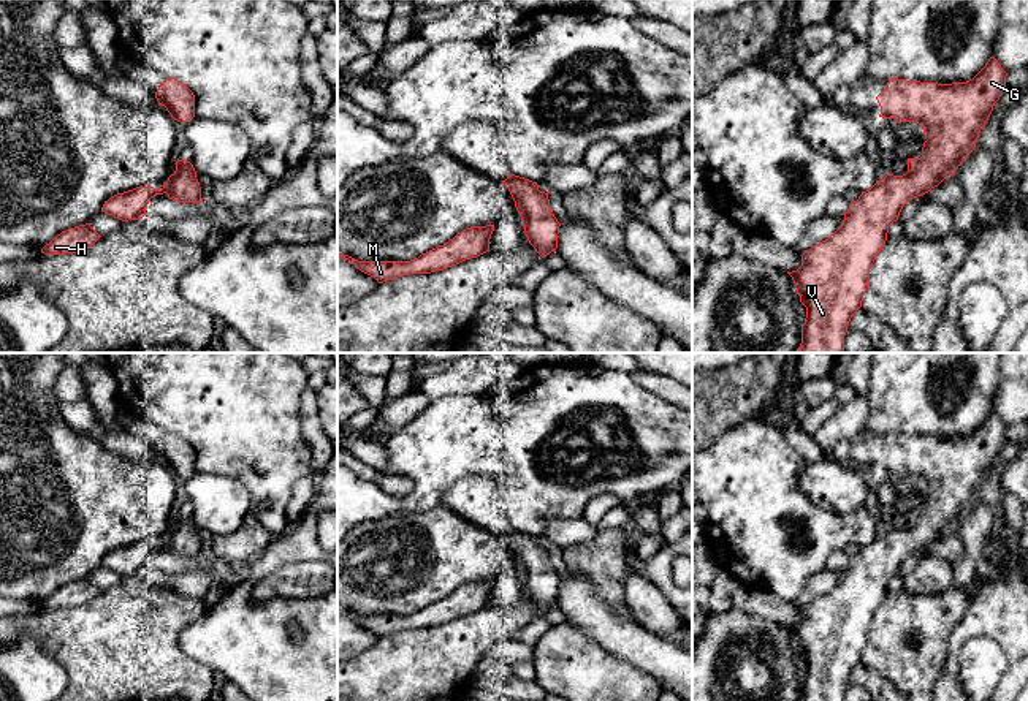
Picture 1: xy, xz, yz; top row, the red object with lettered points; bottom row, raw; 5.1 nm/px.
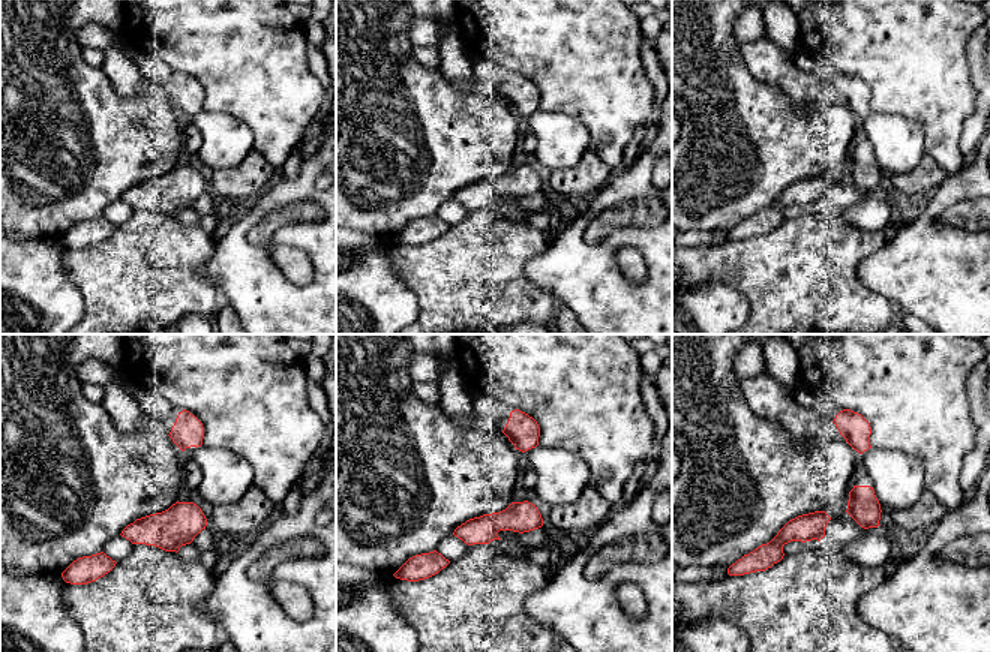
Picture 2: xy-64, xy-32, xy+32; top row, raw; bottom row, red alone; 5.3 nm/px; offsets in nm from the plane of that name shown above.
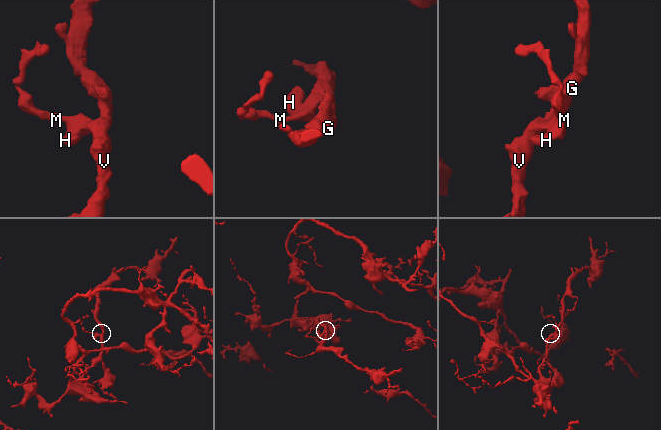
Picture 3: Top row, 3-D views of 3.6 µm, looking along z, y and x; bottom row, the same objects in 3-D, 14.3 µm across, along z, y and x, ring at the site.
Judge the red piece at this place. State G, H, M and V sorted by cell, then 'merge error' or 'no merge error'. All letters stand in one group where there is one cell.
groups G H M V; no merge error

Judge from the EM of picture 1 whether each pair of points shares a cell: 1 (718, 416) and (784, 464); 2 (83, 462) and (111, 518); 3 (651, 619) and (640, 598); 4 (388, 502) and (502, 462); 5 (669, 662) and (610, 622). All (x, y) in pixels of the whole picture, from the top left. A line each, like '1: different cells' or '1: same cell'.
1: different cells
2: same cell
3: same cell
4: same cell
5: same cell

